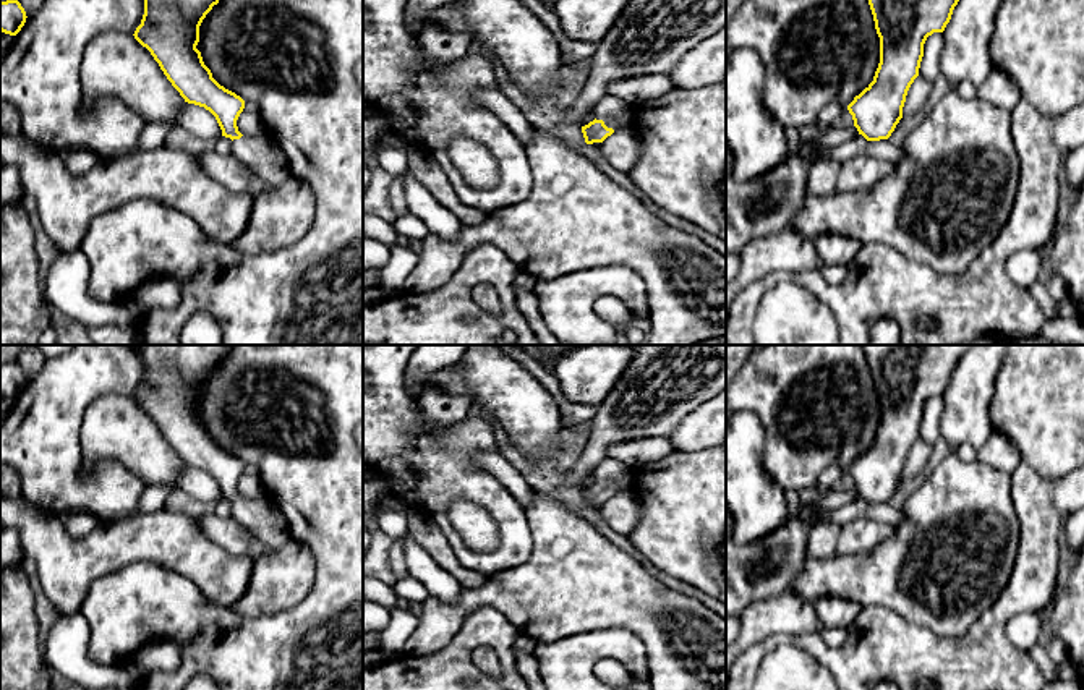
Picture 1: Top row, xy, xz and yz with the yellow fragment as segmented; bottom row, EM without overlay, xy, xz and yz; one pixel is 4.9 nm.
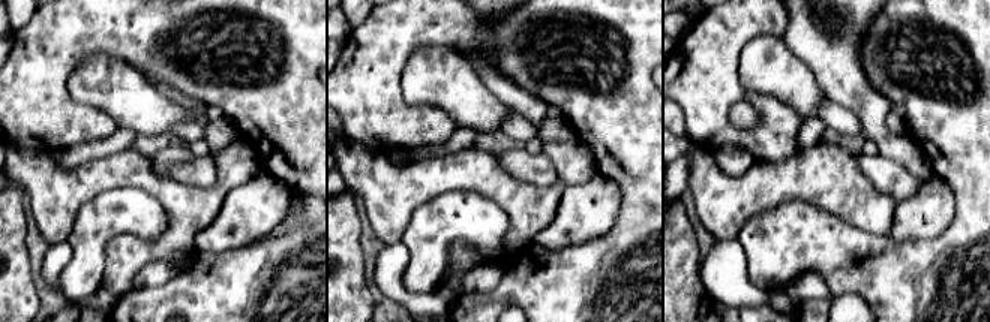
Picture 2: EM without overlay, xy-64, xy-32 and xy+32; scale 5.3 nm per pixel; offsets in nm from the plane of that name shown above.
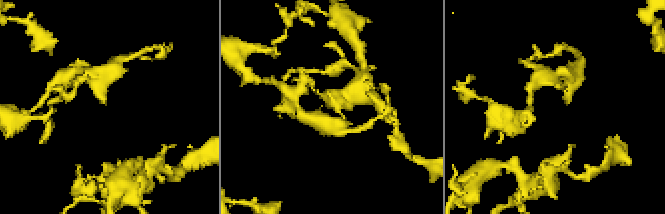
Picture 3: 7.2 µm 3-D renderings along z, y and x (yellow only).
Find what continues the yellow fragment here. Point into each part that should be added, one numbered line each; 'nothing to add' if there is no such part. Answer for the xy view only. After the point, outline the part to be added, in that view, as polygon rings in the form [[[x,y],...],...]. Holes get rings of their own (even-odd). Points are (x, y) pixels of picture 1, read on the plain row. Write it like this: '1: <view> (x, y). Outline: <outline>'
1: xy (263, 519). Outline: [[[267,497],[233,502],[232,518],[243,525],[269,551],[277,551],[292,539],[287,518]]]

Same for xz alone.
1: xz (627, 481). Outline: [[[635,470],[625,471],[617,481],[609,479],[596,479],[596,483],[603,483],[608,491],[612,491],[614,494],[621,491],[634,492],[635,483],[637,483],[637,473]]]

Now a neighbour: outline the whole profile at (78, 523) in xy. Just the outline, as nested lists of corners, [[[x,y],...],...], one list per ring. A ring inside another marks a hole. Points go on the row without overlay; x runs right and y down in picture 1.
[[[66,512],[58,515],[58,520],[73,538],[84,538],[100,523],[94,515],[86,512]]]

